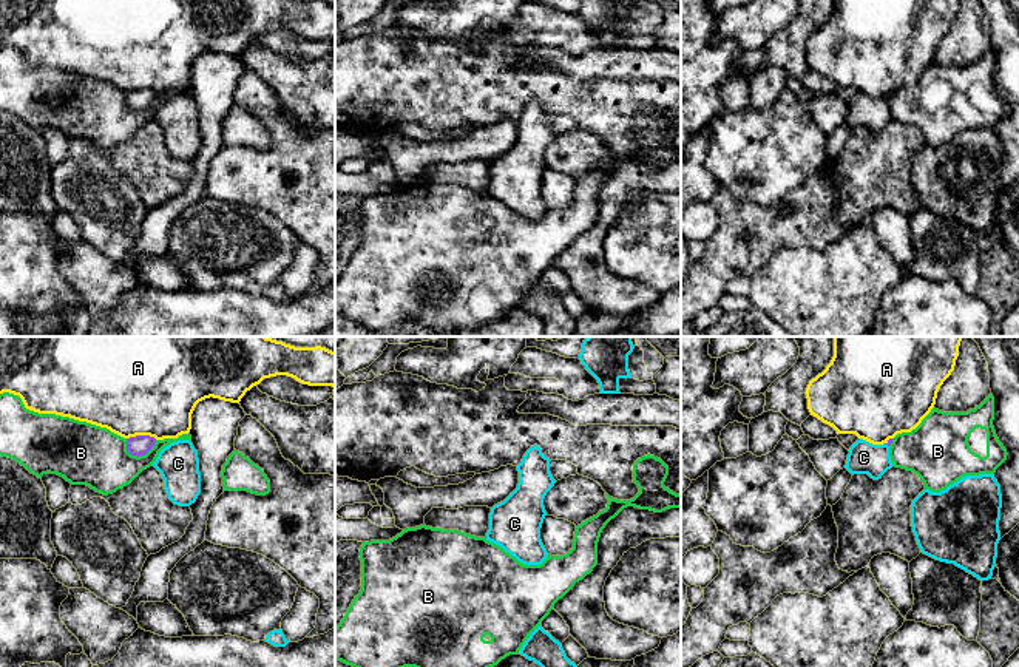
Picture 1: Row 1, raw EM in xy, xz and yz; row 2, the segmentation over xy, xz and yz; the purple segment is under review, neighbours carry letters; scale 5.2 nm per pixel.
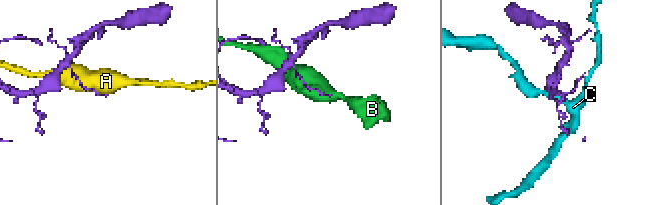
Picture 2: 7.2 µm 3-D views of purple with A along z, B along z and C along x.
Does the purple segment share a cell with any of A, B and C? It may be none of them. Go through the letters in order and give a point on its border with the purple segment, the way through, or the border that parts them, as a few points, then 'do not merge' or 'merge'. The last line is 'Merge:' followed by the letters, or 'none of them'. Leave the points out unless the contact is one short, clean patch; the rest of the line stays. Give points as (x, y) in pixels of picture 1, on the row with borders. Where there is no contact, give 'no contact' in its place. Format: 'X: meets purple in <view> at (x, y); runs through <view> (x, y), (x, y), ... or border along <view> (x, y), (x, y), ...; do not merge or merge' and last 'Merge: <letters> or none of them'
A: meets purple in xy at (142, 436); do not merge
B: meets purple in xy at (141, 454); do not merge
C: no contact; do not merge
Merge: none of them

